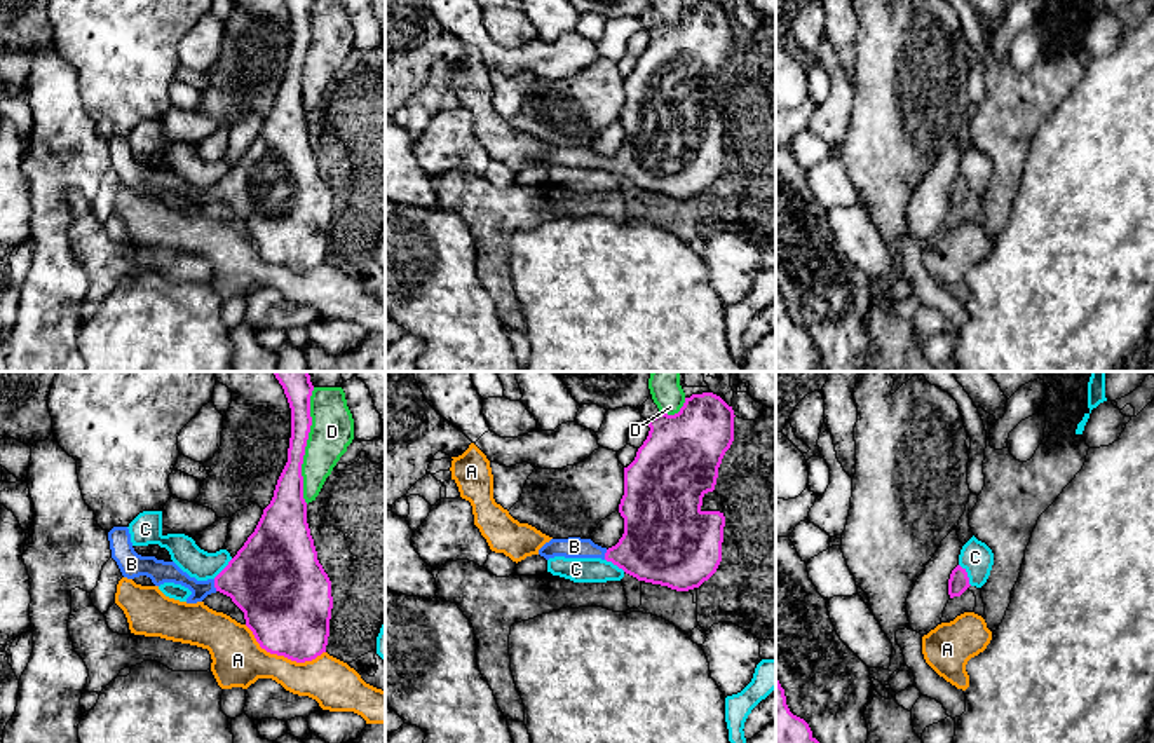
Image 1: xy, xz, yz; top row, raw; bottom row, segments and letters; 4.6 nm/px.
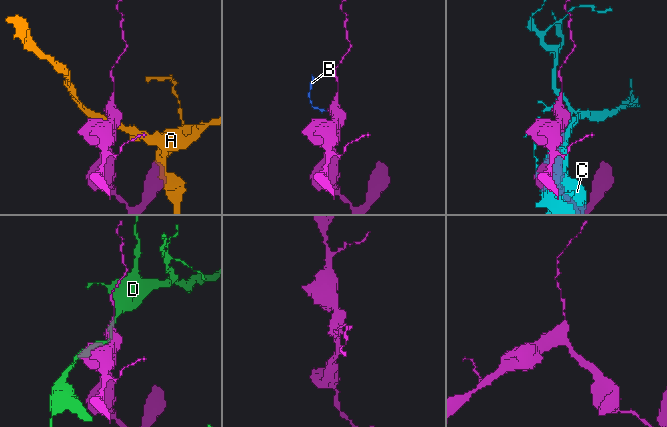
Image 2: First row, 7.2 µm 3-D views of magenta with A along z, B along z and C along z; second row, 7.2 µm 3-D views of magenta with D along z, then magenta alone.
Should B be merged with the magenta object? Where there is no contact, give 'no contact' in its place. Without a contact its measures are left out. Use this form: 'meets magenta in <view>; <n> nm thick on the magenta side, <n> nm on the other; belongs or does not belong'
meets magenta in xy; 380 nm thick on the magenta side, 100 nm on the other; belongs

